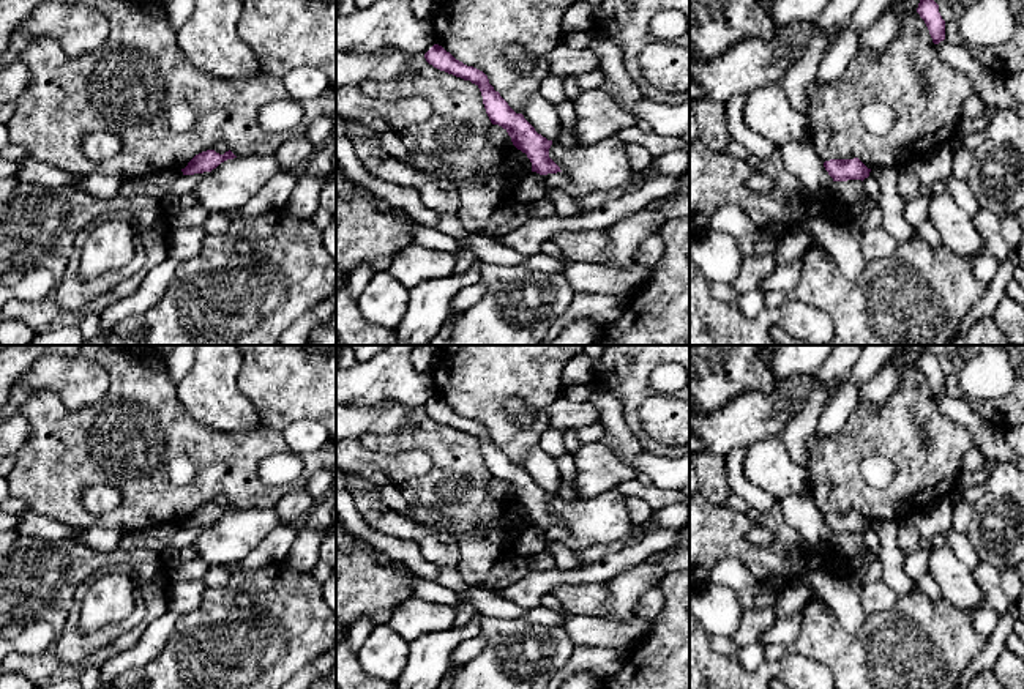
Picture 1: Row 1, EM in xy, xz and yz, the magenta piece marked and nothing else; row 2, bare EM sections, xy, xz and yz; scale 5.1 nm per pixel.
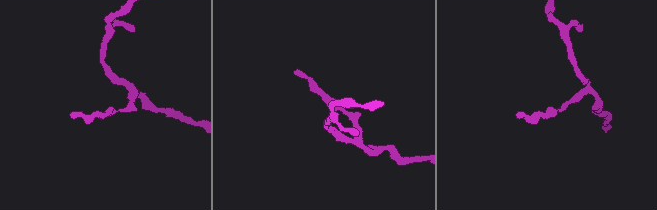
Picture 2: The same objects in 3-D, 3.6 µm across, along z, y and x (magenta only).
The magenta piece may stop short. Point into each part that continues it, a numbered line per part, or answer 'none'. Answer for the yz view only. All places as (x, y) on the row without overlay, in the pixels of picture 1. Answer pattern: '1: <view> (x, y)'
none

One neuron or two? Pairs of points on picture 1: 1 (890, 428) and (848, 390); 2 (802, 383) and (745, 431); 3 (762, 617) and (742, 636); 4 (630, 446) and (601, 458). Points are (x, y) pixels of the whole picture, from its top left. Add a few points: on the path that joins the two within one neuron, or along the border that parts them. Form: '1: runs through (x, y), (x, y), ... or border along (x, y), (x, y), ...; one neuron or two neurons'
1: border along (857, 404), (848, 421), (835, 434); two neurons
2: runs through (788, 398), (772, 413), (759, 417); one neuron
3: runs through (758, 620), (747, 631); one neuron
4: border along (614, 453), (620, 461); two neurons

